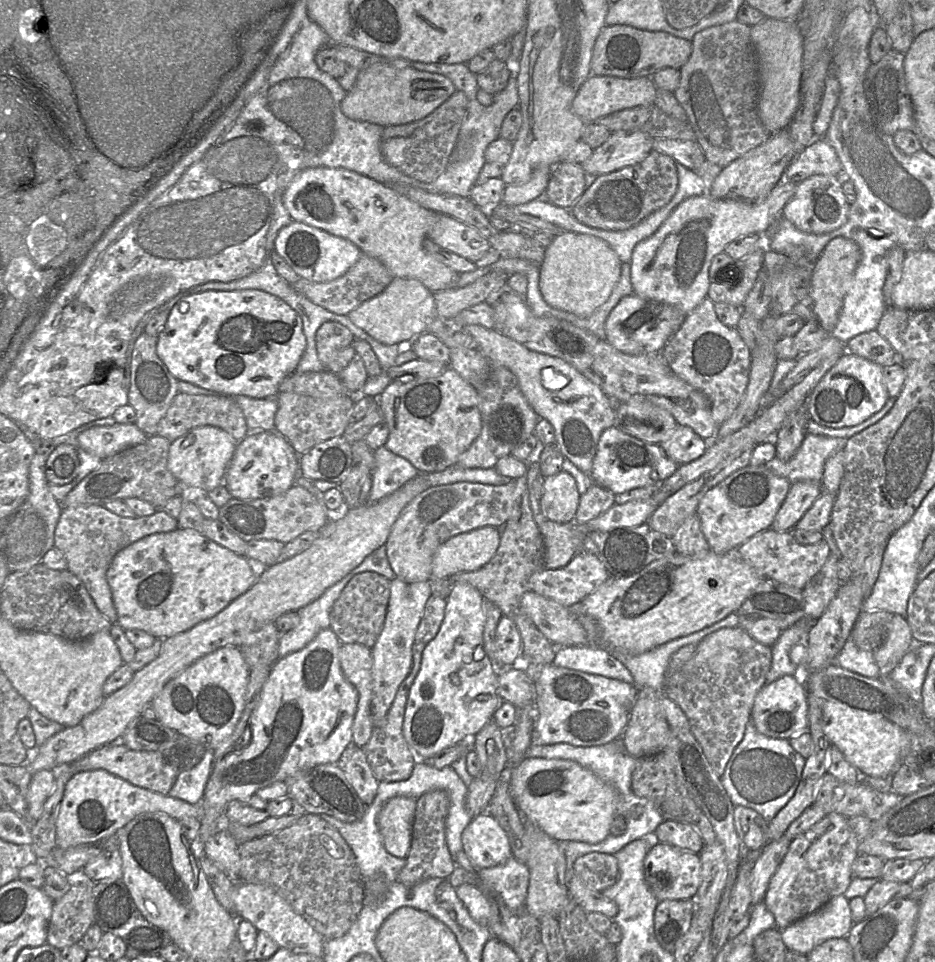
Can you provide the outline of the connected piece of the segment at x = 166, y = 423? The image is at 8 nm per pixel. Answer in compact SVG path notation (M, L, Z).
M177 392L157 425L156 435L162 436L171 442L190 429L205 425L226 431L236 441L243 439L248 430L244 414L232 397Z

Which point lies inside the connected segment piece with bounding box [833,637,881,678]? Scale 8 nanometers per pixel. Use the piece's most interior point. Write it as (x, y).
(852, 658)

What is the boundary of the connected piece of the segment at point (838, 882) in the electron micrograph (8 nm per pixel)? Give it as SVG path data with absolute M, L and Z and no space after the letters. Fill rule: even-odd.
M830 813L815 823L809 830L800 834L790 843L780 866L772 876L763 902L773 914L778 929L782 930L793 922L817 911L833 897L844 894L852 878L852 865L858 853L858 839L848 825L848 818Z

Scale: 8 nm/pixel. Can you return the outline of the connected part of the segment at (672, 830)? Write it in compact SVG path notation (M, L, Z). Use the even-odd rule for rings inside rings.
M674 820L662 821L655 830L655 836L660 843L697 854L705 845L701 834L694 826Z

